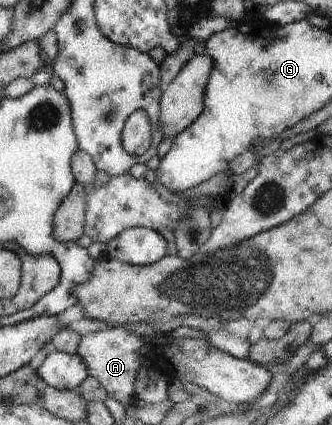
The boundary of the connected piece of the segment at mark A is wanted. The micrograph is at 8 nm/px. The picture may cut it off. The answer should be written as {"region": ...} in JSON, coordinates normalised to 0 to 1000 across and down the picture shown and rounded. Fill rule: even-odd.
{"region":[[[346,767],[241,791],[235,807],[229,833],[250,845],[268,882],[286,887],[310,906],[325,934],[364,946],[377,962],[407,939],[413,873],[425,864],[458,864],[461,854],[479,859],[479,849],[461,849],[455,812],[443,812],[425,795],[425,791],[395,784],[377,767]]]}

